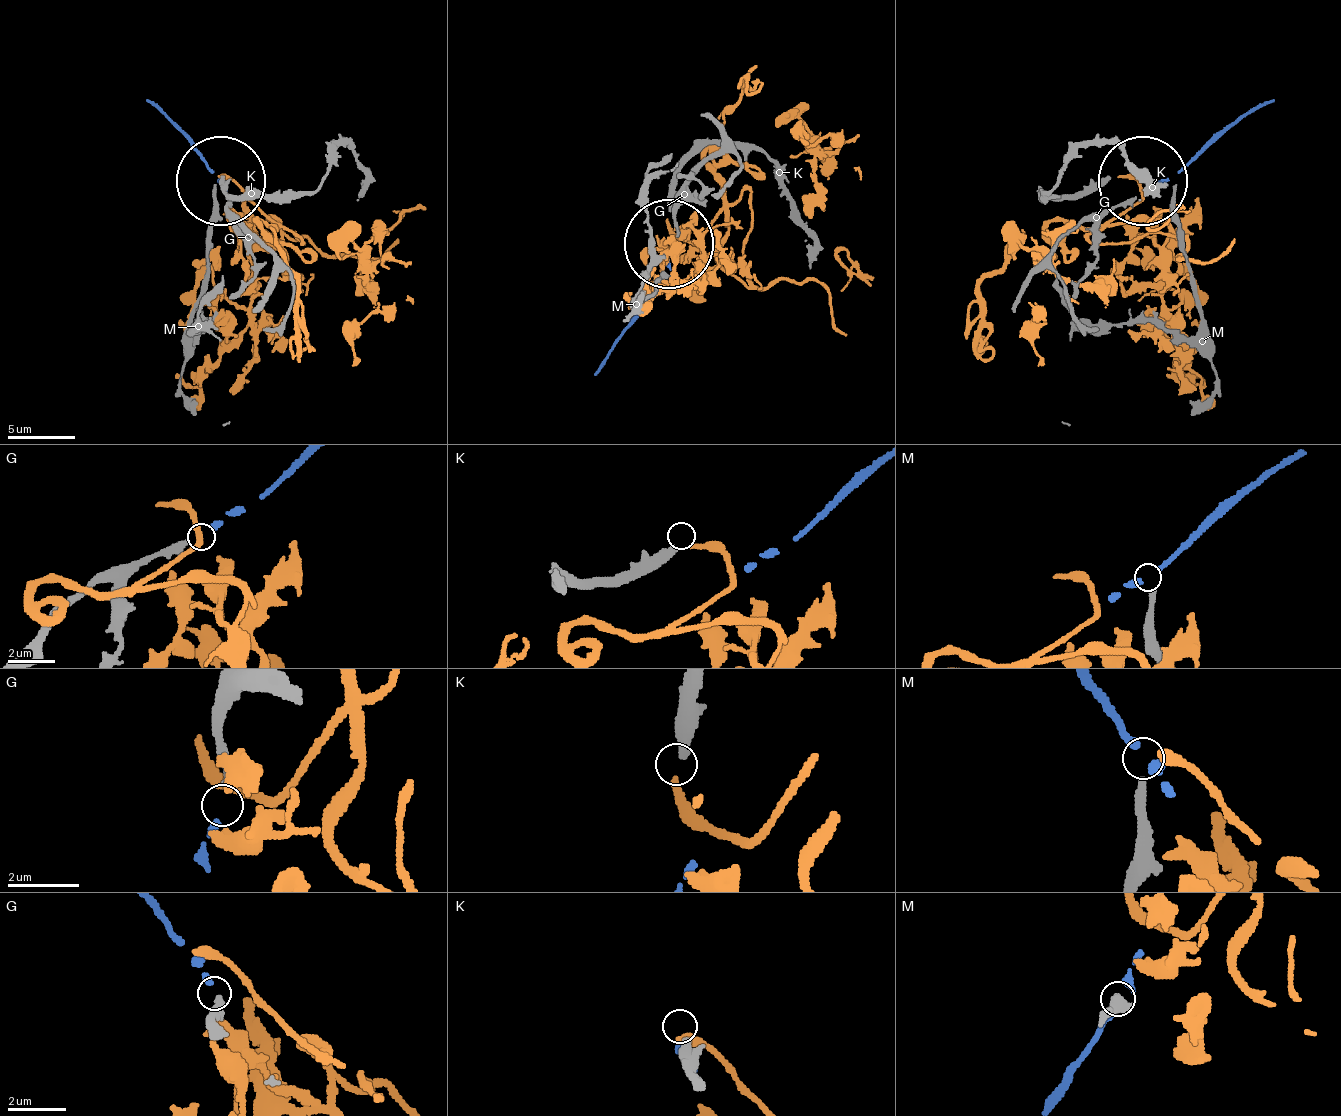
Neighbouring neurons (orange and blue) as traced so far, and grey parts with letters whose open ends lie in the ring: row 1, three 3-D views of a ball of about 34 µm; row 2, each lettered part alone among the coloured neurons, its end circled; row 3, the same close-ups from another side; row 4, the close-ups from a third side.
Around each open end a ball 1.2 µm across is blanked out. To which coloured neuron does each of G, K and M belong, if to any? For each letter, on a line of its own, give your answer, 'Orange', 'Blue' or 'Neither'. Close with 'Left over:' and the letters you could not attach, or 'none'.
G: Blue
K: Neither
M: Neither
Left over: K, M

